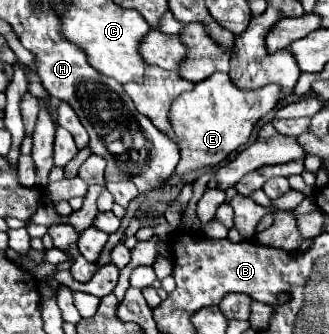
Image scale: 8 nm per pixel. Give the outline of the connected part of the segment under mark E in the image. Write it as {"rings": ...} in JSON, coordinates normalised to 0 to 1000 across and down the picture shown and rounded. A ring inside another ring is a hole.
{"rings":[[[647,219],[623,243],[599,249],[587,272],[556,278],[532,296],[532,314],[520,320],[520,368],[532,398],[544,398],[550,428],[550,482],[538,494],[538,518],[556,524],[568,512],[611,506],[623,494],[660,494],[690,476],[696,458],[708,458],[720,440],[751,428],[775,368],[818,332],[836,326],[836,314],[854,296],[854,254],[805,254],[793,266],[726,266],[690,219]]]}

